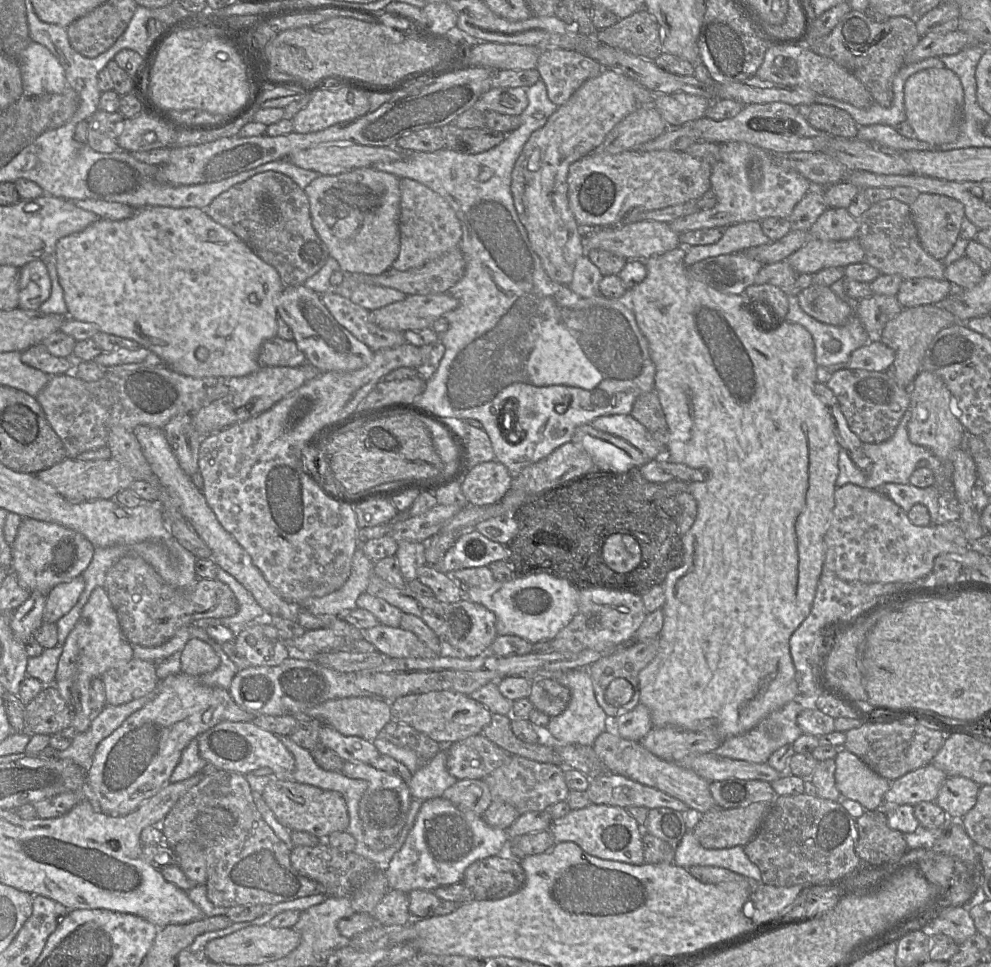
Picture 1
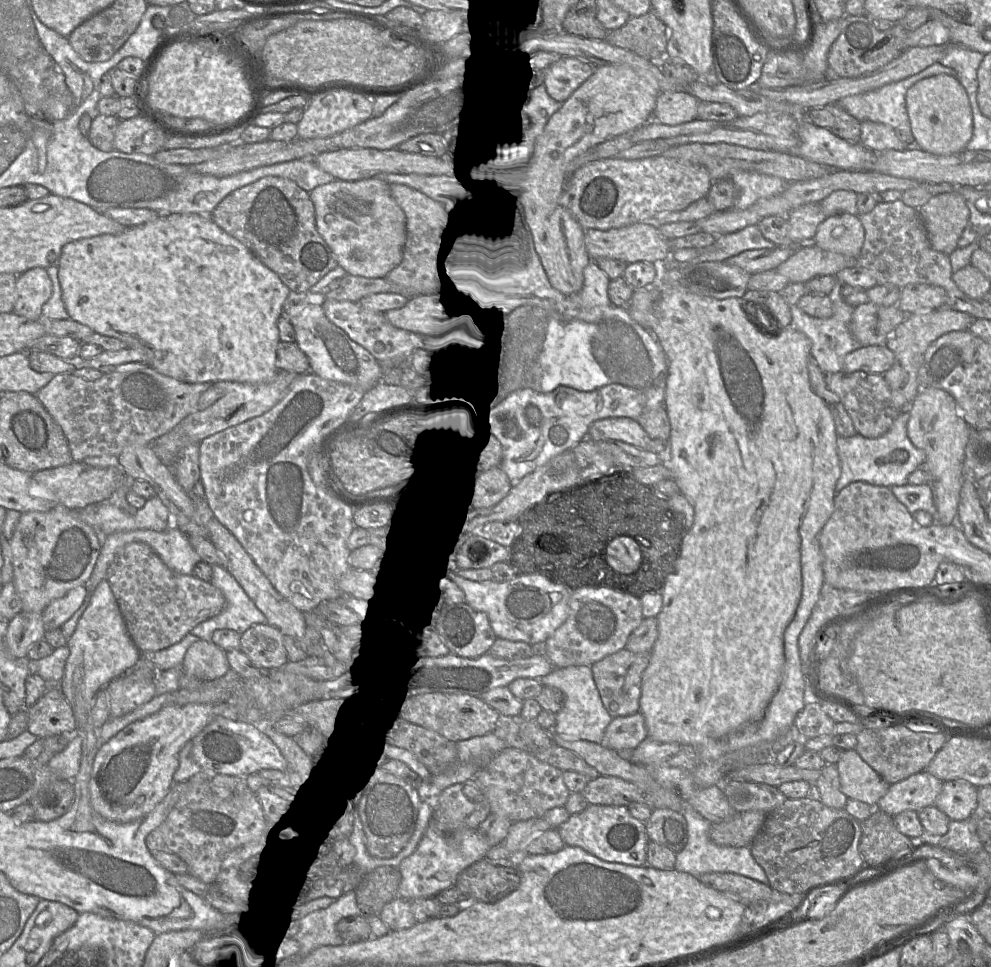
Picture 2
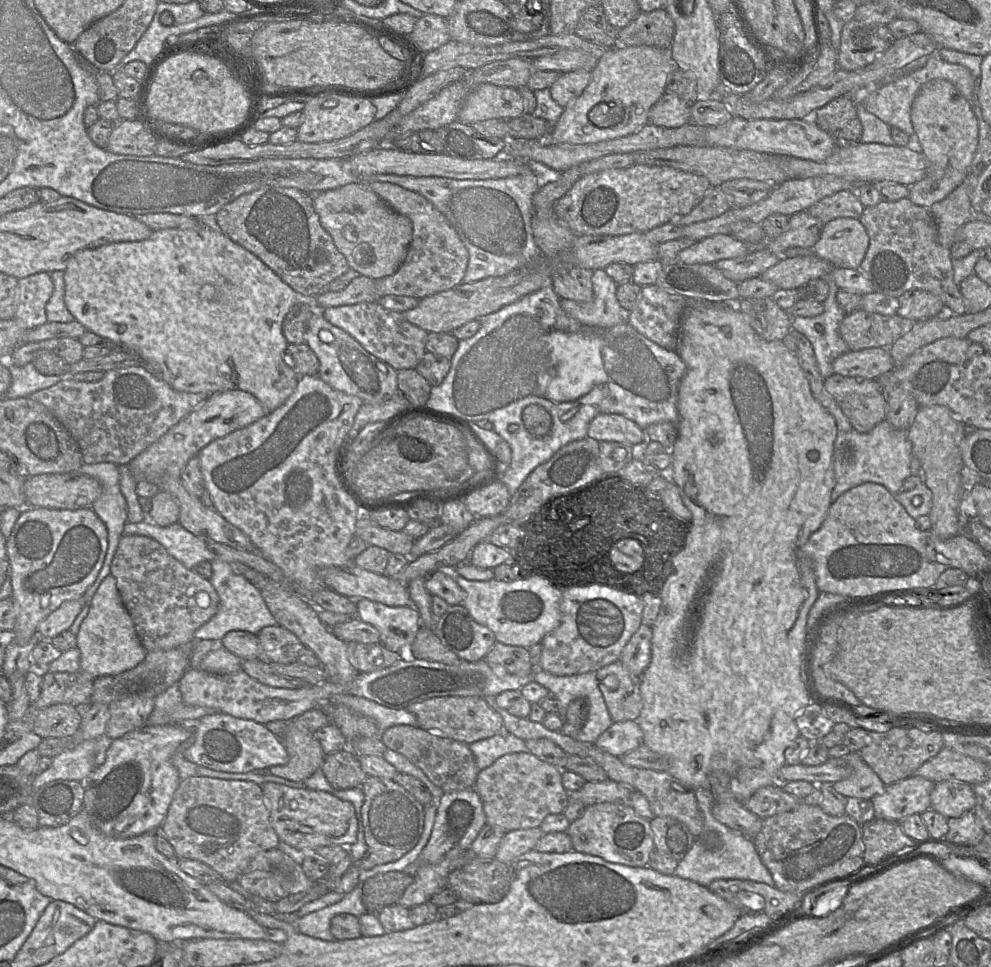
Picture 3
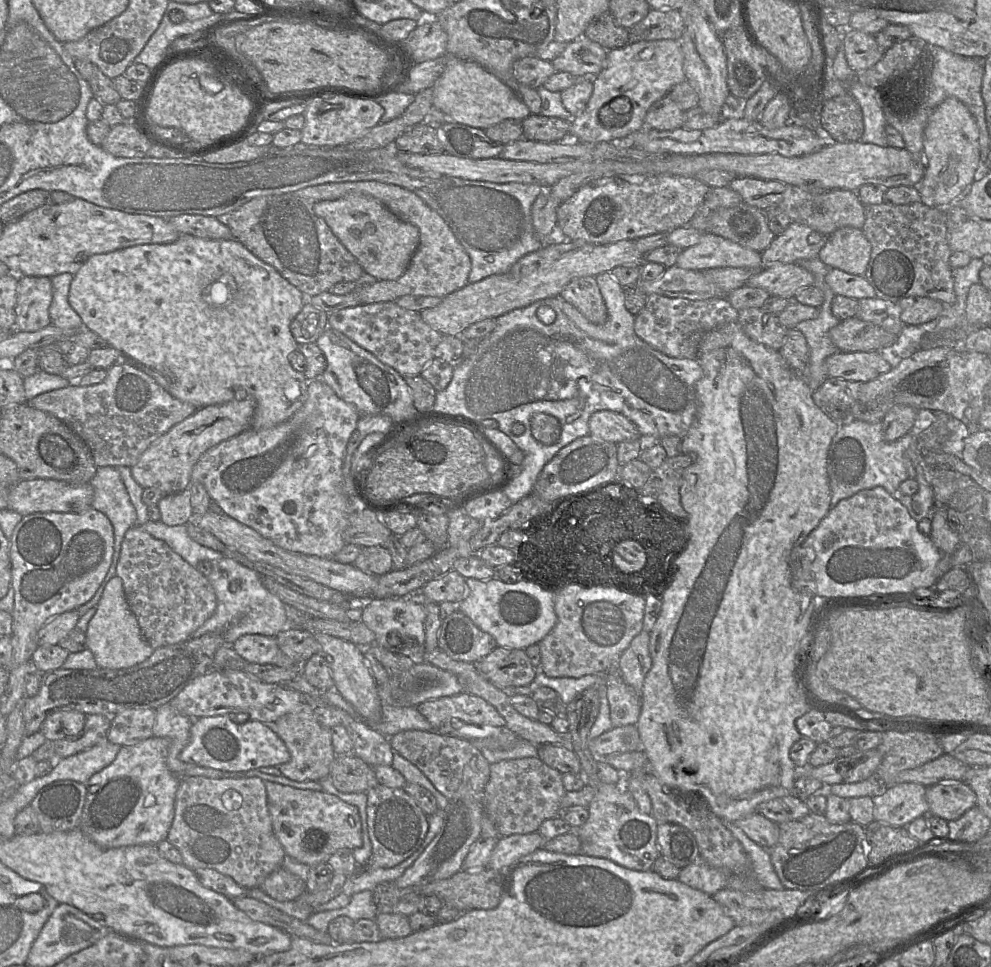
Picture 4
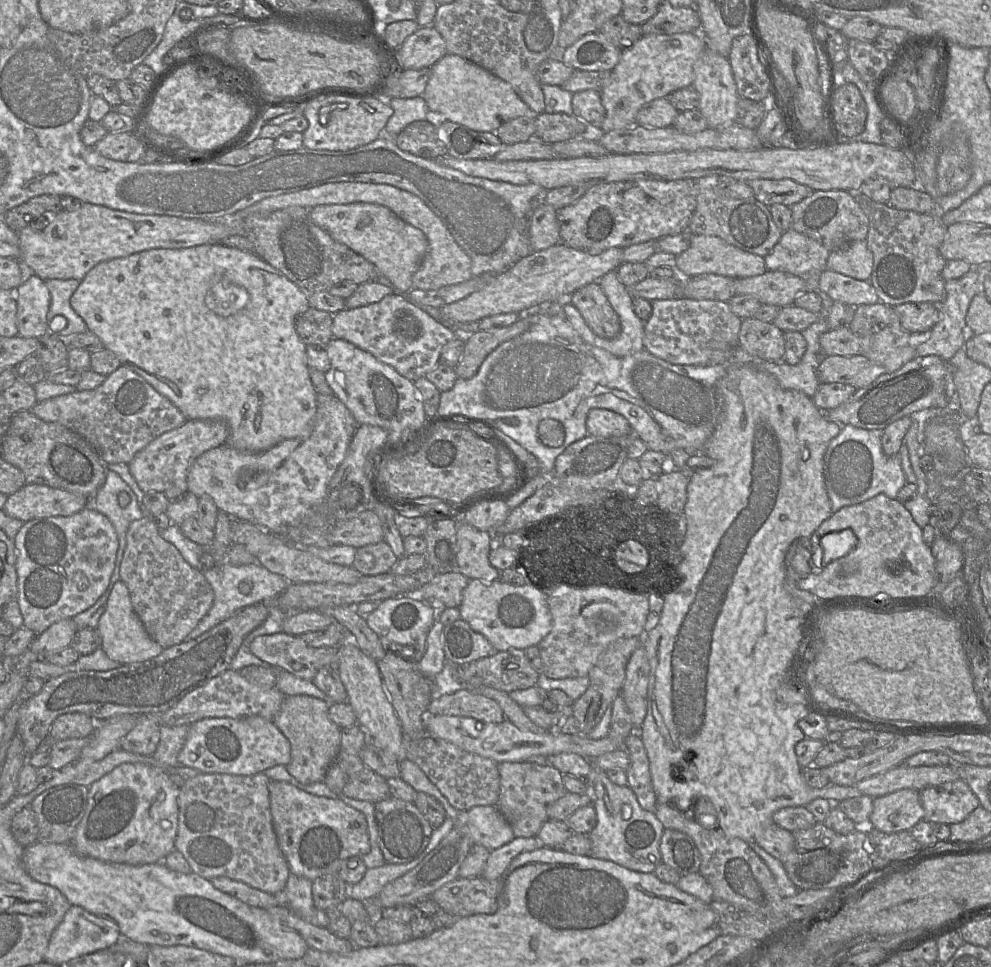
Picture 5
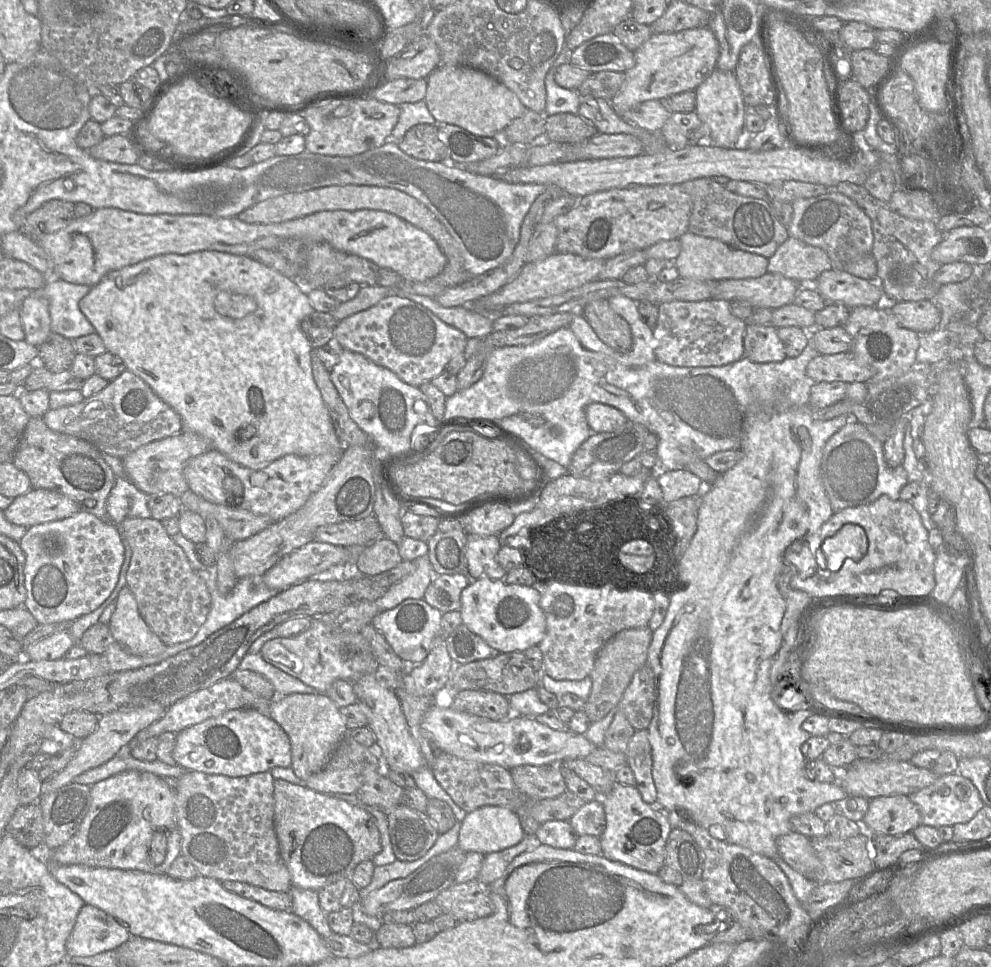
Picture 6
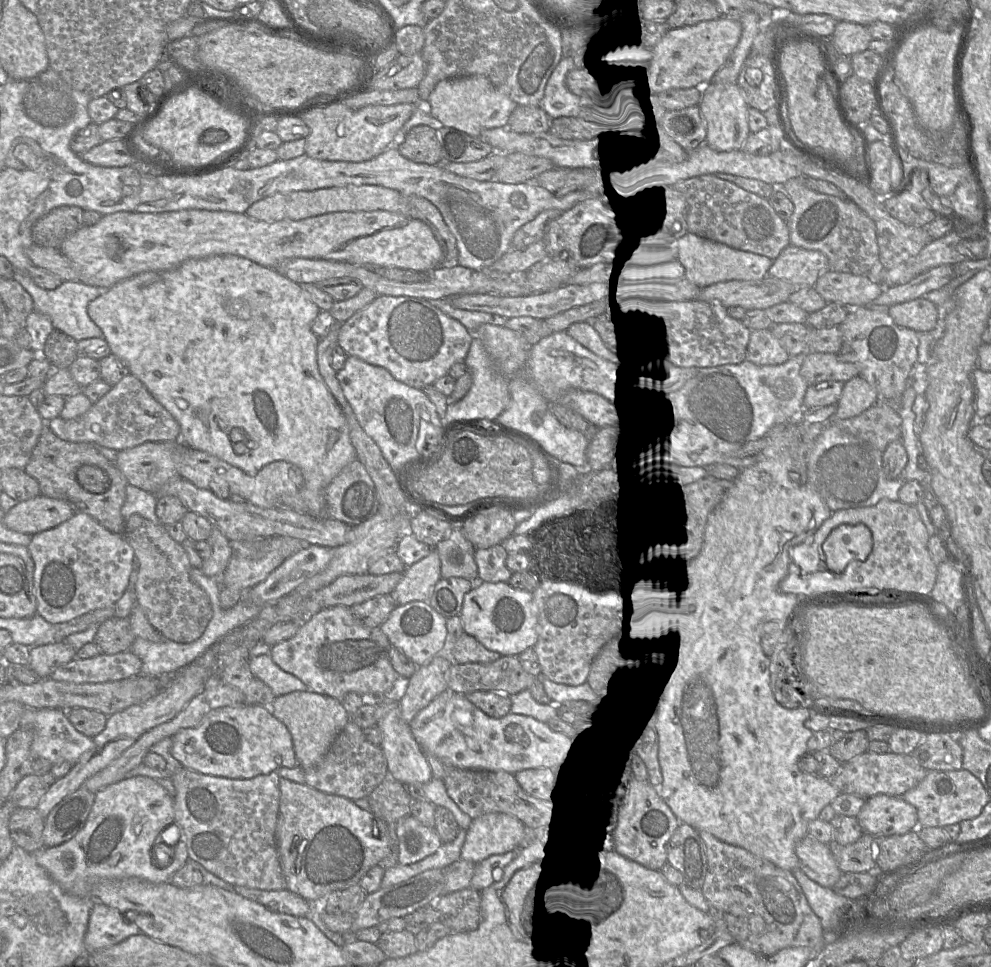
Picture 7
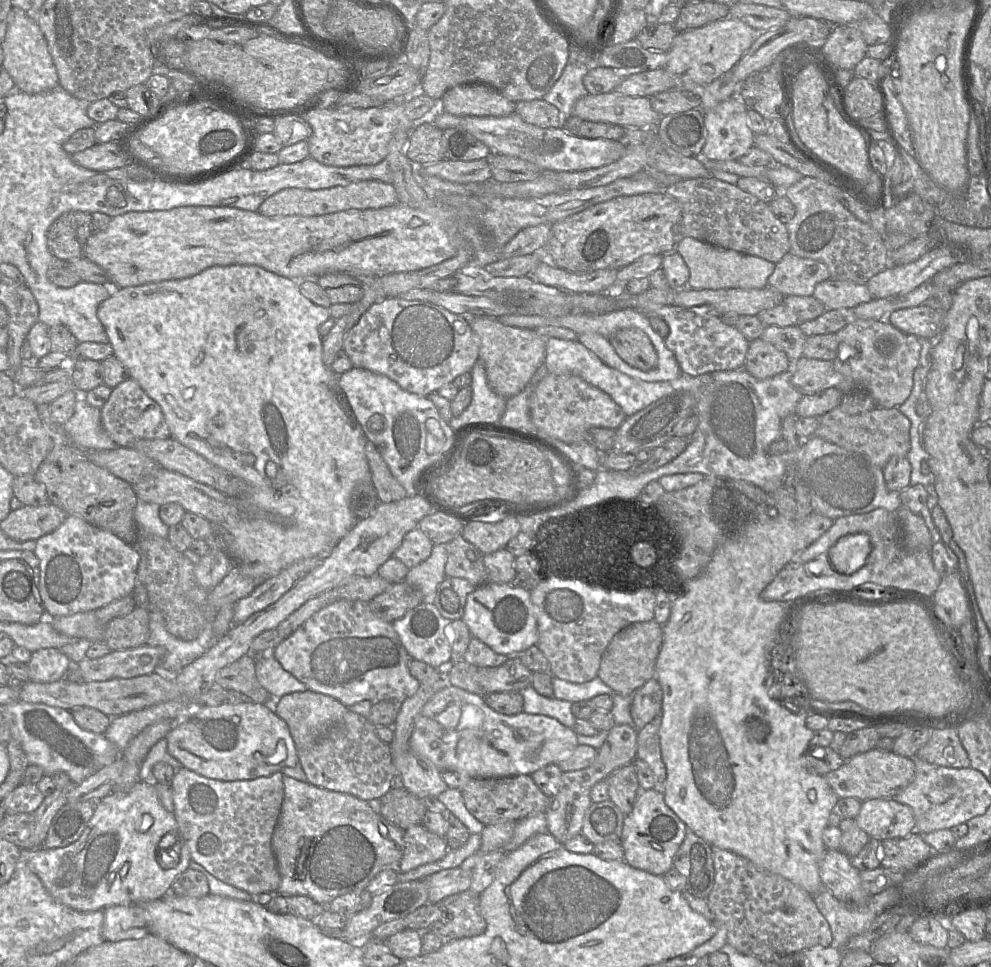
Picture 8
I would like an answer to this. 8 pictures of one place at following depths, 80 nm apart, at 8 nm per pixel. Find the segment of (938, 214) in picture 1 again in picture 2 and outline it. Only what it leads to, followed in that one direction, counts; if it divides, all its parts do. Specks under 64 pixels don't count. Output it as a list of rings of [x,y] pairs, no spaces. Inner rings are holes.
[[[955,192],[933,195],[917,210],[932,248],[950,255],[957,248],[964,229],[970,225],[970,211],[963,196]]]

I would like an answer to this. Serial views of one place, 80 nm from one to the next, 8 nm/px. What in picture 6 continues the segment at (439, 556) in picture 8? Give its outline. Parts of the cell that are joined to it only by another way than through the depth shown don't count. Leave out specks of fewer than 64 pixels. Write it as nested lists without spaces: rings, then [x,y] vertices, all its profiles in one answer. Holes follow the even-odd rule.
[[[427,555],[416,559],[416,570],[413,574],[393,584],[375,603],[380,611],[391,609],[405,599],[423,599],[424,592],[435,572]]]

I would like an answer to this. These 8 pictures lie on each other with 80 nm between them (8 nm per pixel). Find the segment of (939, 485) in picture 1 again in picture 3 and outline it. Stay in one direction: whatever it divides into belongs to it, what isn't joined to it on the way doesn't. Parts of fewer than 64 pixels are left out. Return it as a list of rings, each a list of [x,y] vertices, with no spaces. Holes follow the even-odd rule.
[[[887,421],[877,424],[867,433],[851,429],[837,433],[834,442],[833,464],[836,484],[831,494],[831,504],[844,492],[866,482],[885,486],[892,494],[902,490],[904,480],[911,475],[912,444],[907,431],[893,428]]]

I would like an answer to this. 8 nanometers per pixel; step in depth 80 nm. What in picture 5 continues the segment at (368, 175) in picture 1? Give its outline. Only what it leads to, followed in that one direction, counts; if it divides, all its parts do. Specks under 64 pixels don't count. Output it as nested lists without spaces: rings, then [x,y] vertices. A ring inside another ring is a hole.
[[[356,202],[318,205],[310,209],[311,221],[332,238],[374,264],[395,292],[406,294],[412,289],[412,278],[419,269],[428,249],[425,234],[401,220],[385,206]]]

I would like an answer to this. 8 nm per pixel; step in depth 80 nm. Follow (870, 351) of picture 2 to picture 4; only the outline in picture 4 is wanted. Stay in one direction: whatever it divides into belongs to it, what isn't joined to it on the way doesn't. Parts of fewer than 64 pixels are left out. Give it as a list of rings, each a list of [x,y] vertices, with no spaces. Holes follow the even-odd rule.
[[[836,352],[826,359],[830,378],[866,383],[892,369],[880,352]]]

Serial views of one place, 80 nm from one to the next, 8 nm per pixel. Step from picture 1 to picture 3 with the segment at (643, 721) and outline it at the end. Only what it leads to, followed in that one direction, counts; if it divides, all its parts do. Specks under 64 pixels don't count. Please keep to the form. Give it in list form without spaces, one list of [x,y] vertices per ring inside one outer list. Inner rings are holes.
[[[635,720],[614,722],[594,744],[599,749],[621,758],[643,744],[643,732]]]

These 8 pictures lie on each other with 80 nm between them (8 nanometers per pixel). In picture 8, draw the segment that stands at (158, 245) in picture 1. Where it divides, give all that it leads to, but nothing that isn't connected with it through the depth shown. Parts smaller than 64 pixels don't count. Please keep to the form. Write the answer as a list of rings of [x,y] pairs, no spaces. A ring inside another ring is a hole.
[[[257,265],[212,266],[187,278],[119,288],[97,309],[97,317],[107,333],[113,355],[128,370],[130,377],[160,405],[171,437],[247,483],[248,496],[245,502],[251,505],[249,516],[240,518],[235,525],[215,526],[212,545],[223,550],[234,567],[258,584],[299,560],[327,557],[358,521],[350,509],[353,489],[362,482],[372,481],[365,455],[367,438],[345,398],[338,376],[322,359],[319,327],[331,317],[329,308],[310,301],[301,292],[299,281]]]

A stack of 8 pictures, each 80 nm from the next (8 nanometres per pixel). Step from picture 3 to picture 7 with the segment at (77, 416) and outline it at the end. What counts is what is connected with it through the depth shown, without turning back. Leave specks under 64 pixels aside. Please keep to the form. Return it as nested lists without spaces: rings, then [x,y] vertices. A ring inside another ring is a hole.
[[[128,374],[83,415],[73,419],[61,416],[47,421],[59,438],[71,442],[86,442],[96,446],[123,451],[146,442],[180,441],[180,426],[171,413],[160,404],[145,385]]]

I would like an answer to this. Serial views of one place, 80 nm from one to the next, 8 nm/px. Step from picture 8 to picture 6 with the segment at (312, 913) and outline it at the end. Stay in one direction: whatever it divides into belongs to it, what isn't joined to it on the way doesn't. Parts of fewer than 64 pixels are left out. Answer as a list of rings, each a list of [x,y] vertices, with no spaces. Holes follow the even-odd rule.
[[[223,881],[222,886],[243,898],[256,901],[273,910],[290,911],[292,900],[289,892],[268,891],[239,881]]]

